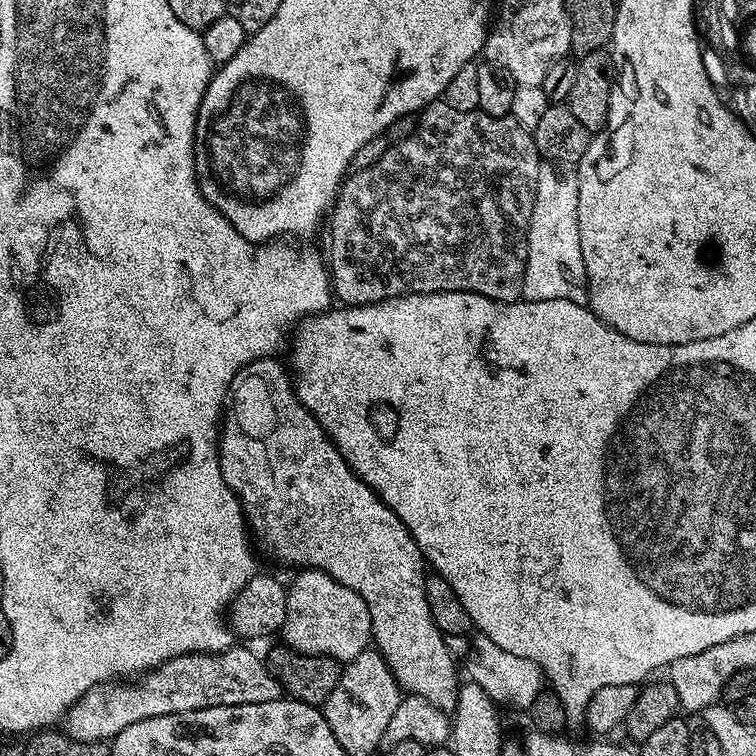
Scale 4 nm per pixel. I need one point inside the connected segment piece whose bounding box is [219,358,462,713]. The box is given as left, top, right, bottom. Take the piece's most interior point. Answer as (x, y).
(305, 507)

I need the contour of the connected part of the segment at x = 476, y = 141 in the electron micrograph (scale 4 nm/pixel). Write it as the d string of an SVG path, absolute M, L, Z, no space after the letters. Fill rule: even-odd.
M443 98L433 100L419 113L418 130L410 138L389 143L386 154L374 162L374 166L356 168L340 185L336 193L336 203L330 209L332 220L332 245L328 248L332 291L341 305L377 304L395 296L413 296L414 294L434 294L435 292L469 292L482 294L491 300L510 302L524 295L524 275L528 257L528 227L530 214L536 201L538 170L542 157L536 148L536 140L531 131L521 126L509 114L491 116L482 111L459 112L446 103Z

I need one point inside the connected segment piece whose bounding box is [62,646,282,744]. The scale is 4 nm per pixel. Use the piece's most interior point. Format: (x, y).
(198, 680)

